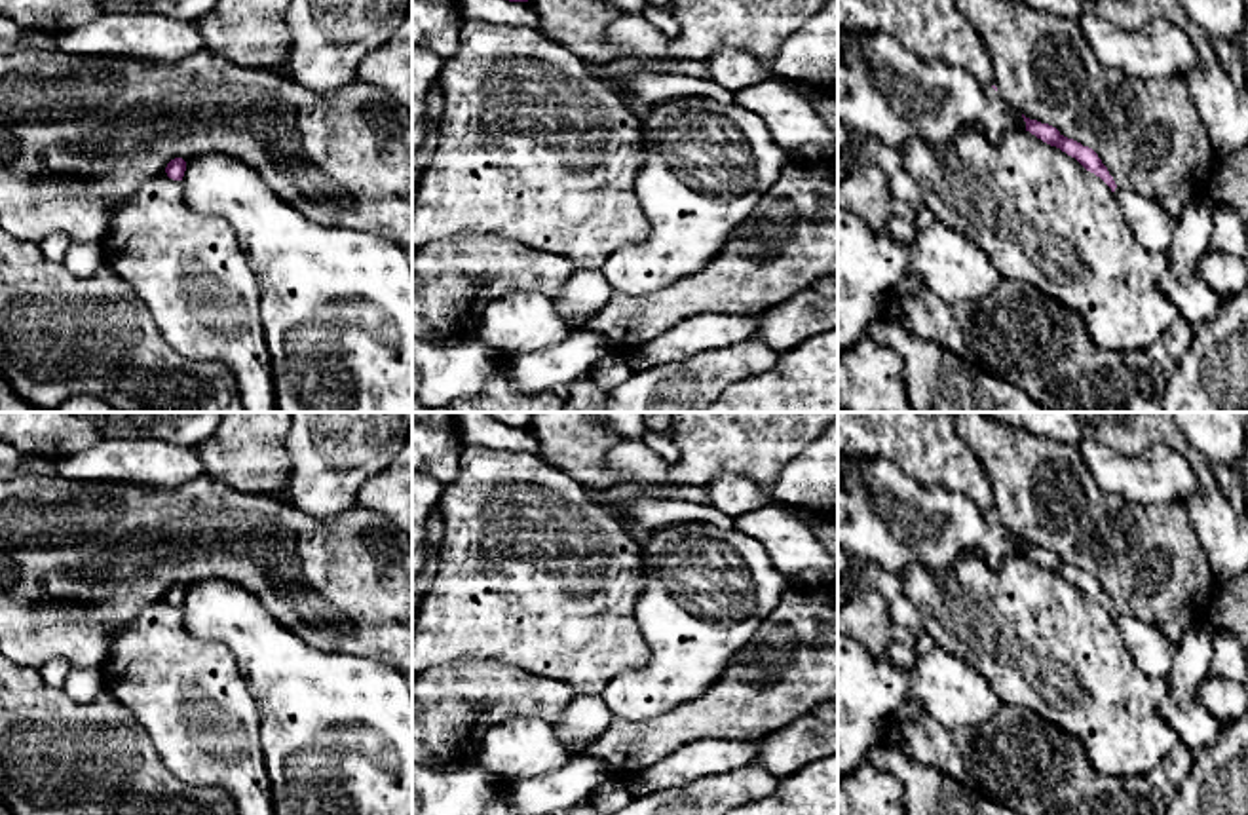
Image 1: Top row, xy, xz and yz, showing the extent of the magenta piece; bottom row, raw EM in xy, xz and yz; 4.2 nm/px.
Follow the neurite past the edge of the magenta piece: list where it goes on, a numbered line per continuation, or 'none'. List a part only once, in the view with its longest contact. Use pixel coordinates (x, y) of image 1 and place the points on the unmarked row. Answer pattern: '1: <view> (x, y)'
1: yz (1152, 652)

